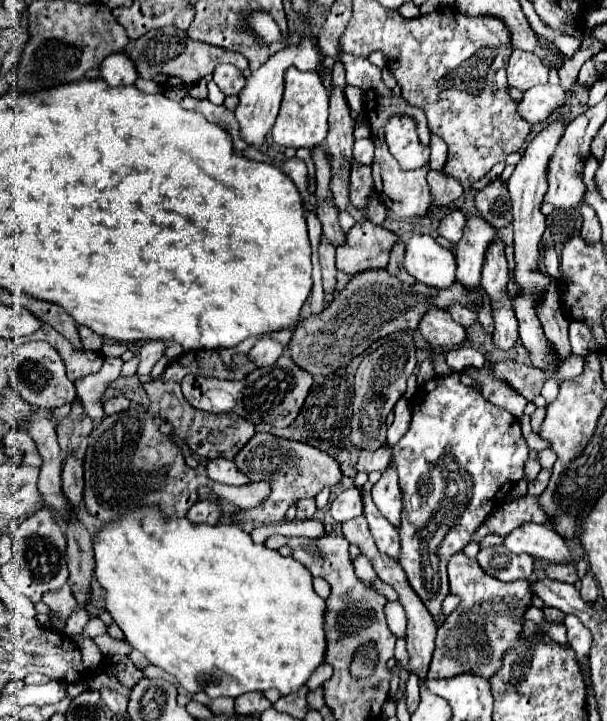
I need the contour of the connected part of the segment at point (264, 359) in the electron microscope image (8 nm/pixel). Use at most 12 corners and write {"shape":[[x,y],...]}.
{"shape":[[261,337],[249,351],[255,367],[269,367],[283,353],[281,343]]}

